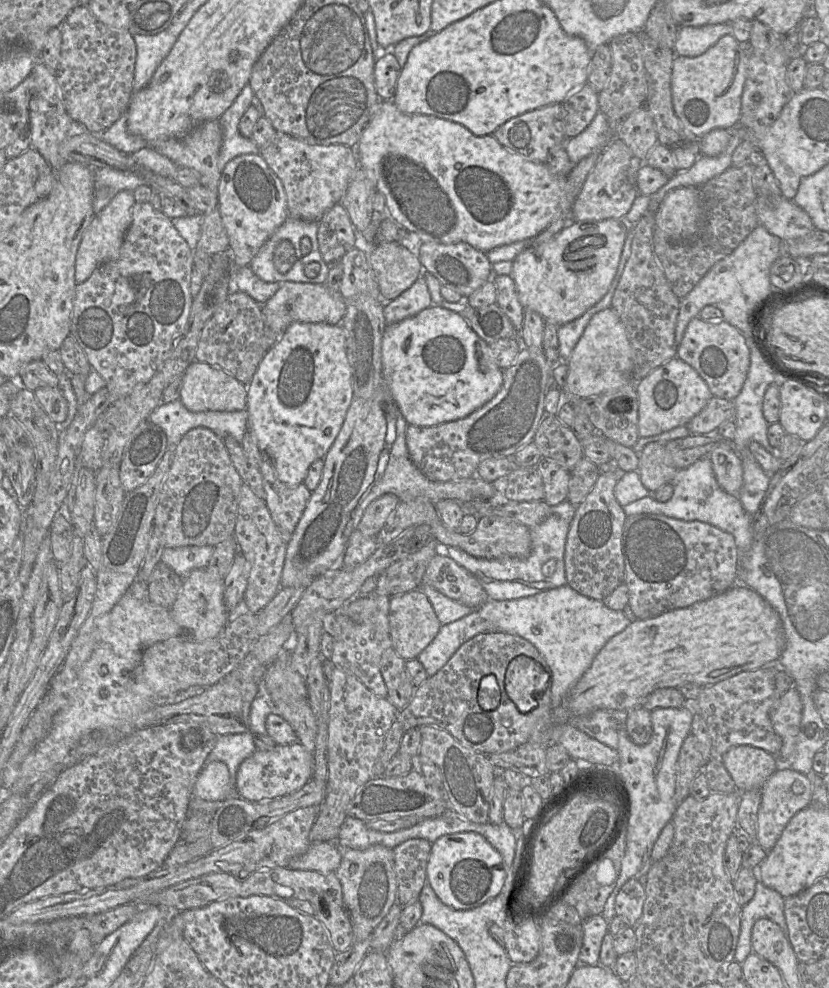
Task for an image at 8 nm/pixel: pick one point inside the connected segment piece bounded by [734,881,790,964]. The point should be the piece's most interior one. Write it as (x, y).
(768, 903)

